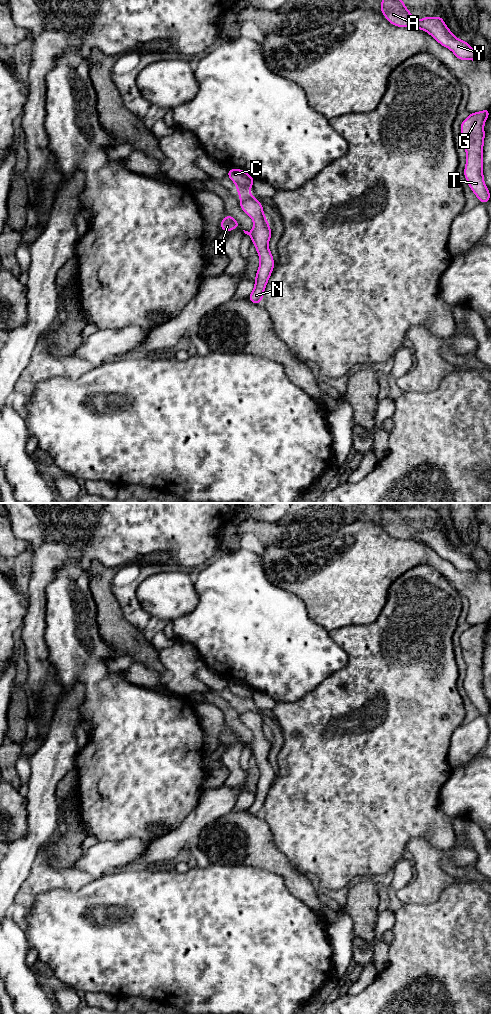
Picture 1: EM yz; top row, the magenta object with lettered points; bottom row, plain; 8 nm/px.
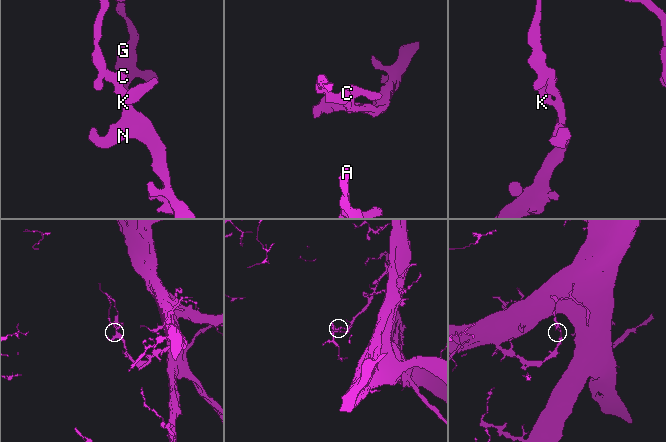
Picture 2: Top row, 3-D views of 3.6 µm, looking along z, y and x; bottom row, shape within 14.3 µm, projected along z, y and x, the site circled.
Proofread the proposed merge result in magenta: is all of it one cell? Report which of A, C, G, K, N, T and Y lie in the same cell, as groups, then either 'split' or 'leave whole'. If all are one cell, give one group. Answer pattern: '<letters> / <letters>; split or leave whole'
A C G K N T Y; leave whole

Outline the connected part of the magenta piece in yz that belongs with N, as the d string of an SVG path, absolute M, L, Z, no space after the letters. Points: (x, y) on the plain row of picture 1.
M228 681L227 688L236 697L237 705L240 708L241 721L252 730L254 735L251 744L243 743L251 749L260 770L254 802L248 809L248 812L252 815L259 816L262 813L266 796L274 781L274 771L268 759L272 745L261 714L250 706L254 690L240 681Z

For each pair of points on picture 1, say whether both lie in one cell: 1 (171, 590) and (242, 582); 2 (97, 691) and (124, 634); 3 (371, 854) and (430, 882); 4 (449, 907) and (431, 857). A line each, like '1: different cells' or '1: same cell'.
1: different cells
2: different cells
3: different cells
4: different cells

